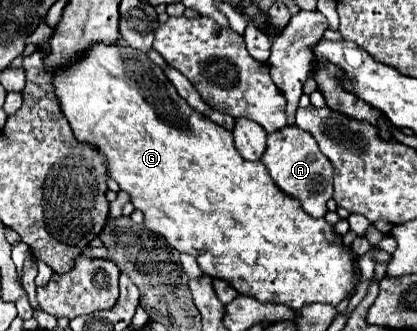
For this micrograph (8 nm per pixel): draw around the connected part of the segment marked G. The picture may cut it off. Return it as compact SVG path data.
M127 45L95 47L95 51L91 51L91 55L87 55L87 59L83 59L83 63L79 63L79 67L71 67L71 71L63 71L63 75L59 75L59 79L55 79L55 91L59 91L59 101L63 103L63 113L65 113L67 121L73 129L73 135L79 141L89 141L89 143L95 143L99 147L99 151L105 155L105 163L109 167L109 177L113 177L119 183L119 187L131 195L131 203L135 205L135 209L143 211L147 229L163 235L167 239L167 243L171 243L179 253L193 255L205 275L231 283L237 293L251 295L259 301L285 303L285 305L295 307L295 309L301 309L301 307L311 305L311 303L327 303L327 305L335 307L345 297L351 297L355 293L359 277L355 275L353 251L349 251L349 247L345 247L343 241L337 239L333 225L327 223L325 219L315 219L315 217L307 215L303 211L299 199L289 197L271 181L271 177L269 177L269 173L261 161L255 161L255 163L245 161L233 145L233 133L219 127L217 123L213 123L207 115L191 109L187 105L187 101L181 99L177 95L177 91L171 87L171 83L167 81L167 77L161 71L161 67L151 63L147 59L147 55L135 51L133 47L127 47Z

